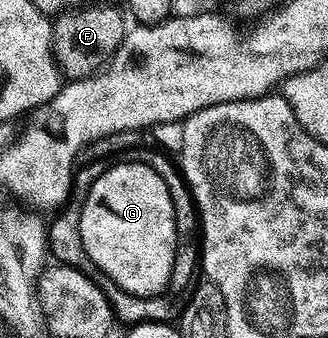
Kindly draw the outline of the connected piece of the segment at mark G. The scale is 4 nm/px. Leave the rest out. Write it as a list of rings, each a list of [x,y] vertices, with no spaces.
[[[149,162],[111,163],[106,172],[100,174],[96,182],[92,182],[80,210],[80,238],[84,242],[84,250],[87,251],[88,258],[92,258],[92,262],[128,294],[157,296],[167,291],[178,236],[168,186],[164,186],[164,178],[156,174],[156,170]]]

